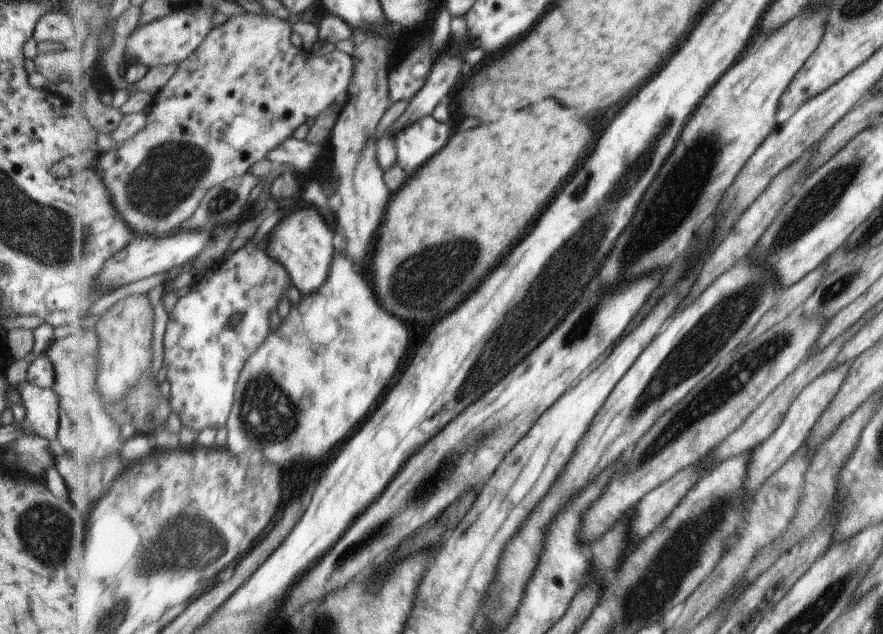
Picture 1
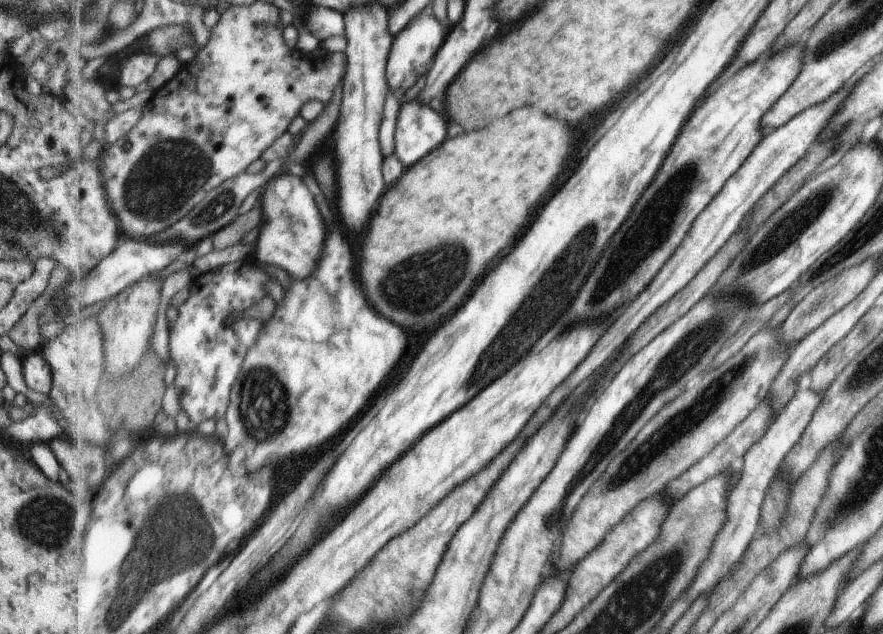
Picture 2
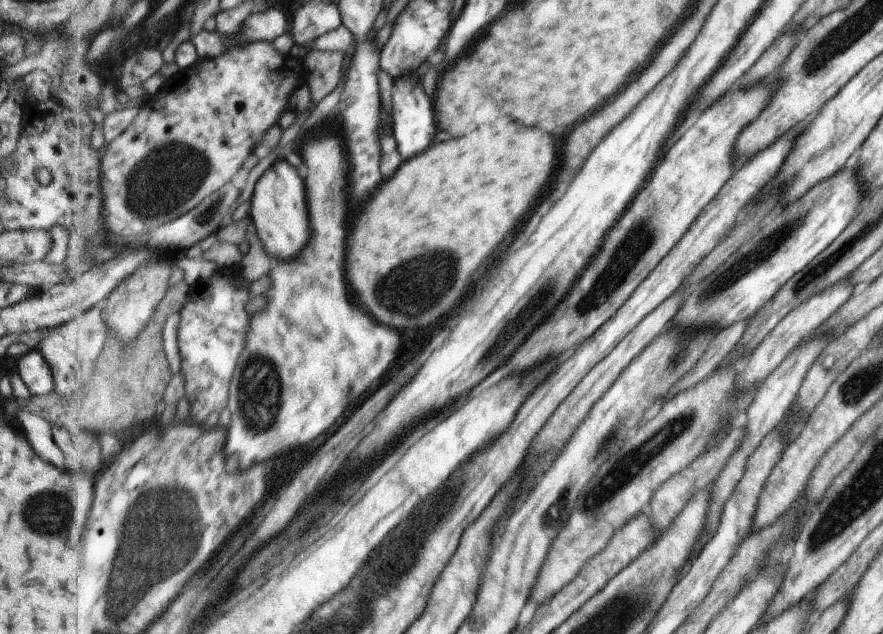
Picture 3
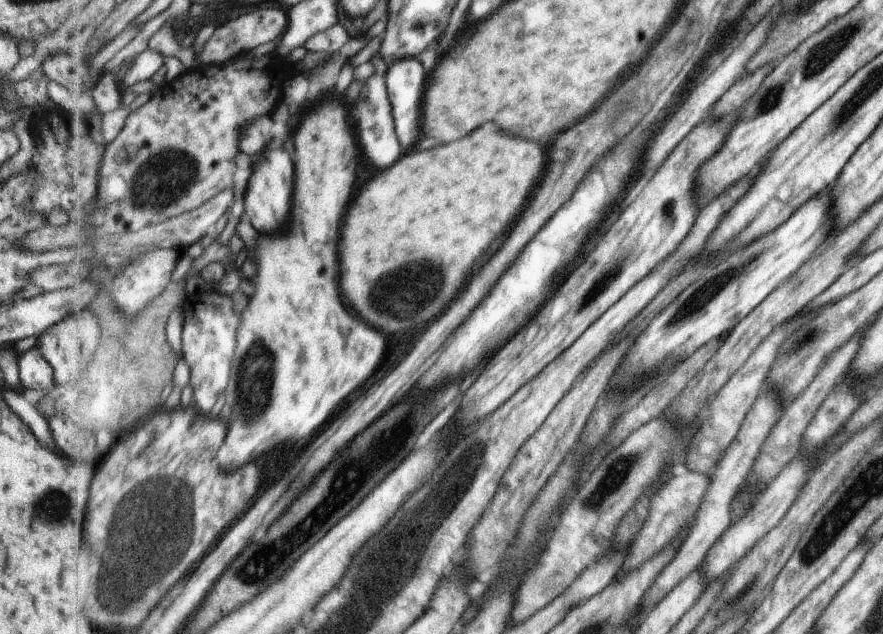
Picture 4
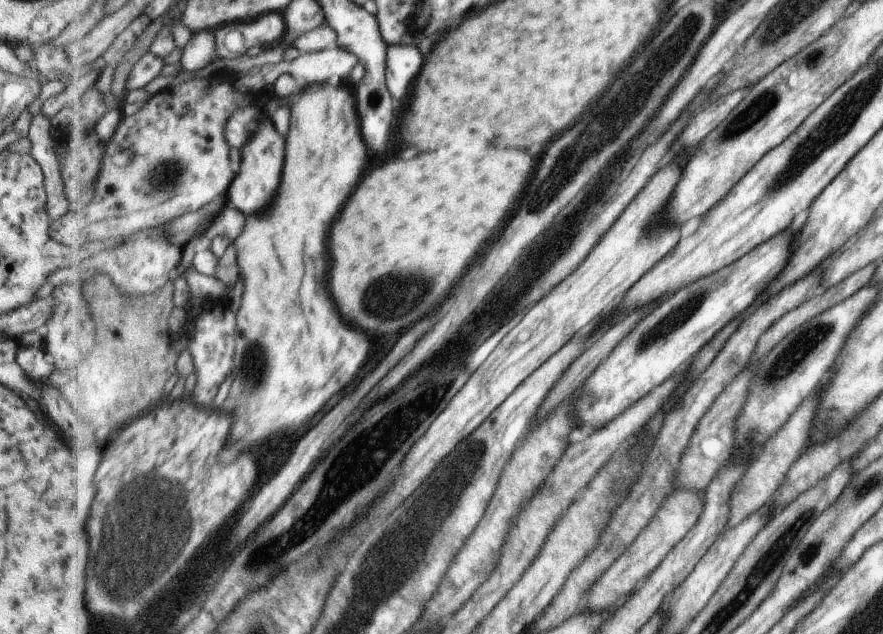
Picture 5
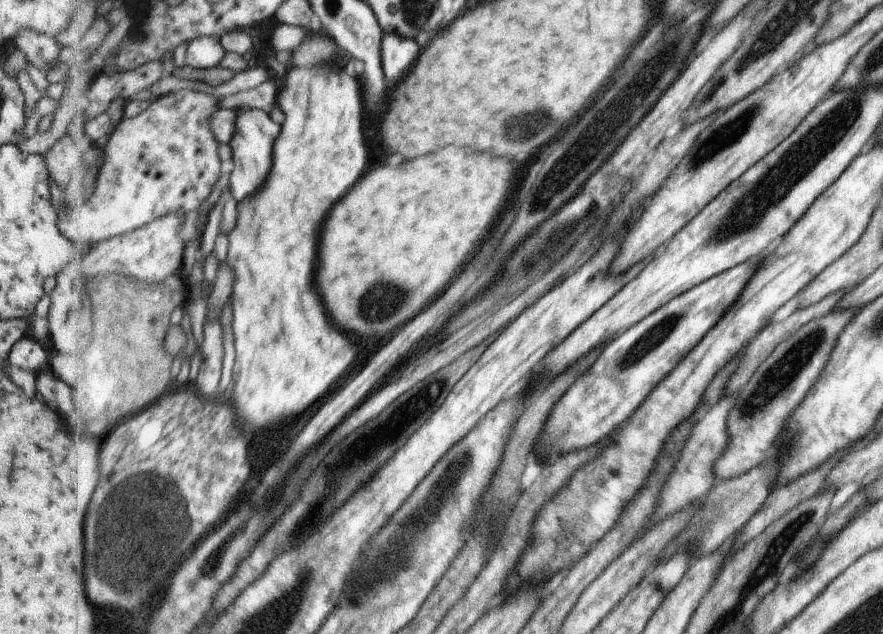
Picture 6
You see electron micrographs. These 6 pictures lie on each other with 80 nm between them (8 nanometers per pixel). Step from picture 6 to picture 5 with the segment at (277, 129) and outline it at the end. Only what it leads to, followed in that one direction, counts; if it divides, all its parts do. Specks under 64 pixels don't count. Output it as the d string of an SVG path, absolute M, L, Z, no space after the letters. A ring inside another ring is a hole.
M265 113L263 116L265 117L258 120L252 137L241 152L240 170L238 175L235 174L227 192L229 204L237 206L247 216L255 212L263 212L271 204L277 186L281 182L281 172L285 162L285 138L275 130L271 117Z

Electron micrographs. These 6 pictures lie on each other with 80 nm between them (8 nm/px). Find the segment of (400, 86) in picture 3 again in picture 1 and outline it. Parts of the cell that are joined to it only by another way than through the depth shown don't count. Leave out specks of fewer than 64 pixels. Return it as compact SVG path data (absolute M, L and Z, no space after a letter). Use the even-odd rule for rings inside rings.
M425 116L403 128L397 134L397 148L399 148L399 164L407 174L419 170L425 162L429 162L451 138L451 126L433 118Z

